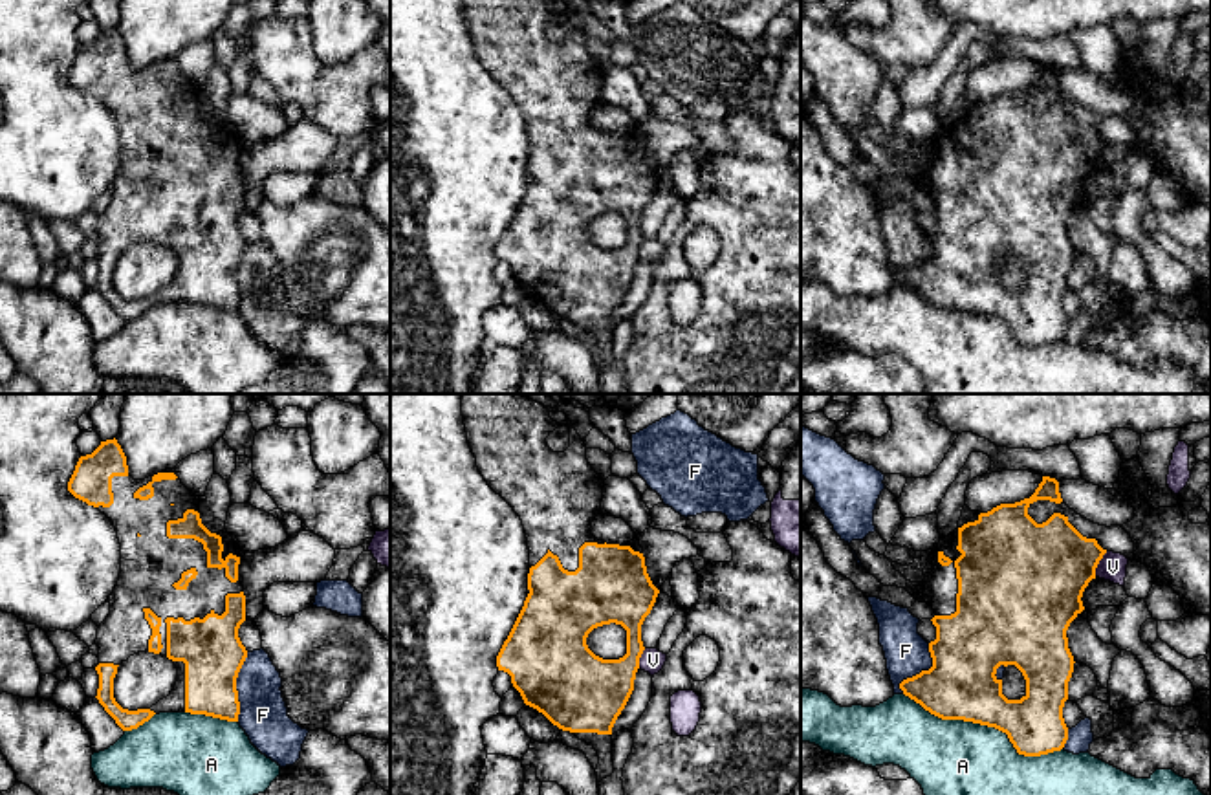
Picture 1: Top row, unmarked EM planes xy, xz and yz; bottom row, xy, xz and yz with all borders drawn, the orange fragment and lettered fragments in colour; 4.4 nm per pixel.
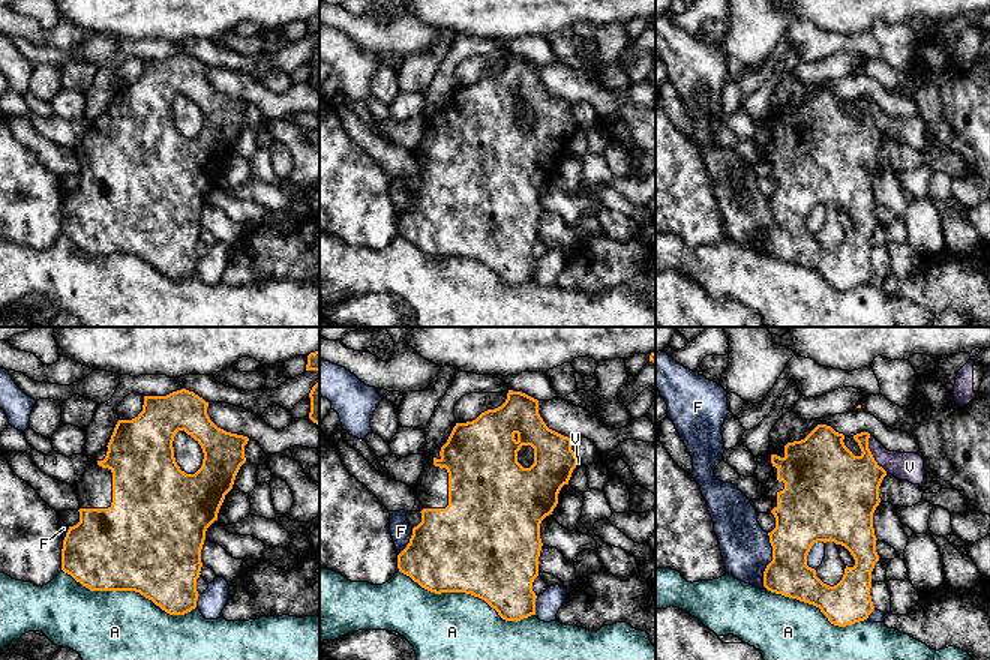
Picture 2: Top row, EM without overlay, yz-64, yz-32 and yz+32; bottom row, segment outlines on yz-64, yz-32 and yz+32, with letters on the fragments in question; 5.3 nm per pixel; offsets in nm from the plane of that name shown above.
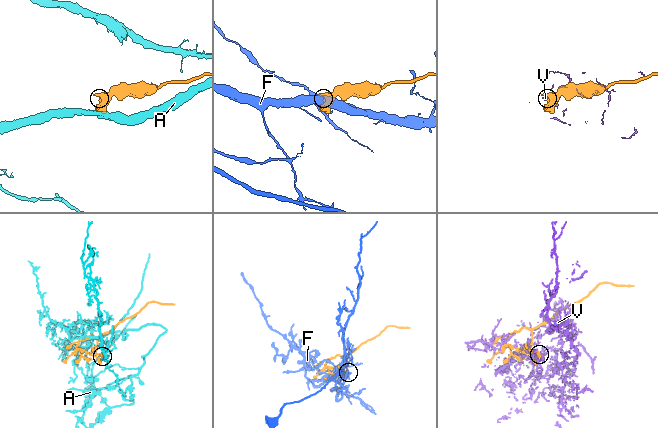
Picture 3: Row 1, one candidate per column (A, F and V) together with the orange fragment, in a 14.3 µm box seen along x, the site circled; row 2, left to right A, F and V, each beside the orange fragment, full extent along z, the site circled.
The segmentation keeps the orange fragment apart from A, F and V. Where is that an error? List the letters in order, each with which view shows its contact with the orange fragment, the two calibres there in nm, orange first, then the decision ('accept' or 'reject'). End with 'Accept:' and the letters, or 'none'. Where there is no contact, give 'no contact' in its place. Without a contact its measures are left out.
A: yz | 300/460 nm | reject
F: xy | 260/200 nm | reject
V: yz | 400/120 nm | reject
Accept: none

